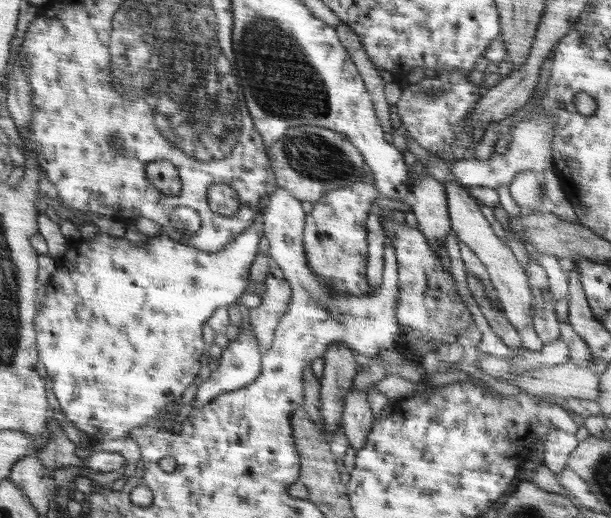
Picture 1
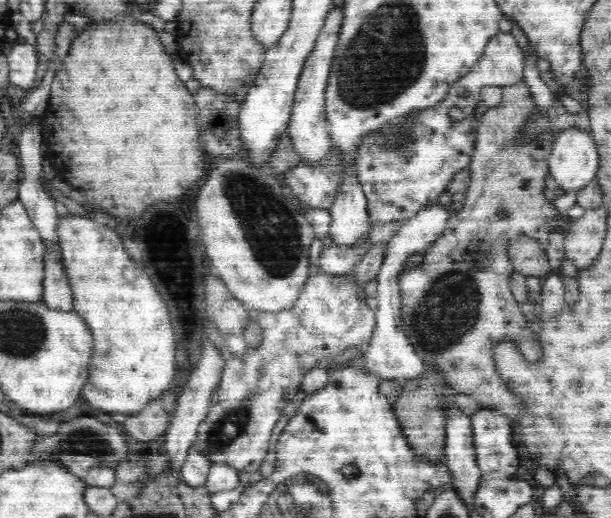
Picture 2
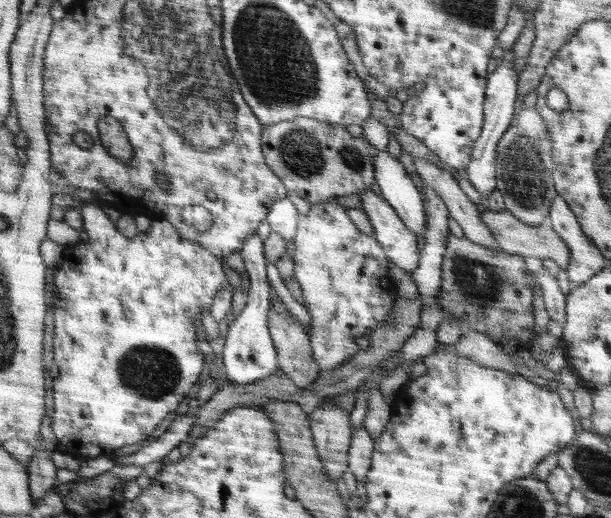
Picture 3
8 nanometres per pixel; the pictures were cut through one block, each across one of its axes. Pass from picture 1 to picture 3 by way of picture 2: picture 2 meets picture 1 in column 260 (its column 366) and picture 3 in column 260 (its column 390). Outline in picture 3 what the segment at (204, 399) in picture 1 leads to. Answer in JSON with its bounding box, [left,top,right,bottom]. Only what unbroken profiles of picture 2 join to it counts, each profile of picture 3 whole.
[223,232,277,385]

